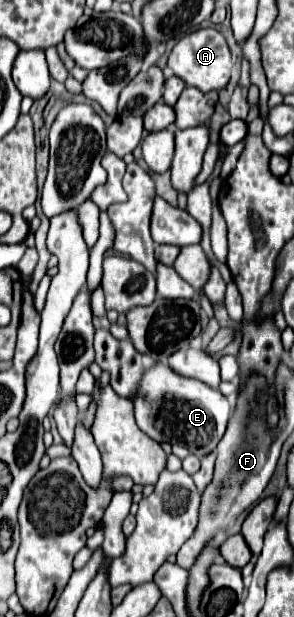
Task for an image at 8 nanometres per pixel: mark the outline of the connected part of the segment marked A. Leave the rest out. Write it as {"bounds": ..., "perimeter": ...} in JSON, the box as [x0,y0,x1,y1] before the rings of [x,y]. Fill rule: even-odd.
{"bounds":[168,28,232,92],"perimeter":[[[204,28],[192,34],[186,34],[170,52],[168,68],[174,72],[174,76],[184,80],[186,86],[194,86],[204,92],[212,92],[212,90],[220,92],[228,86],[230,74],[232,74],[232,60],[230,60],[228,44],[224,36],[214,28]]]}

